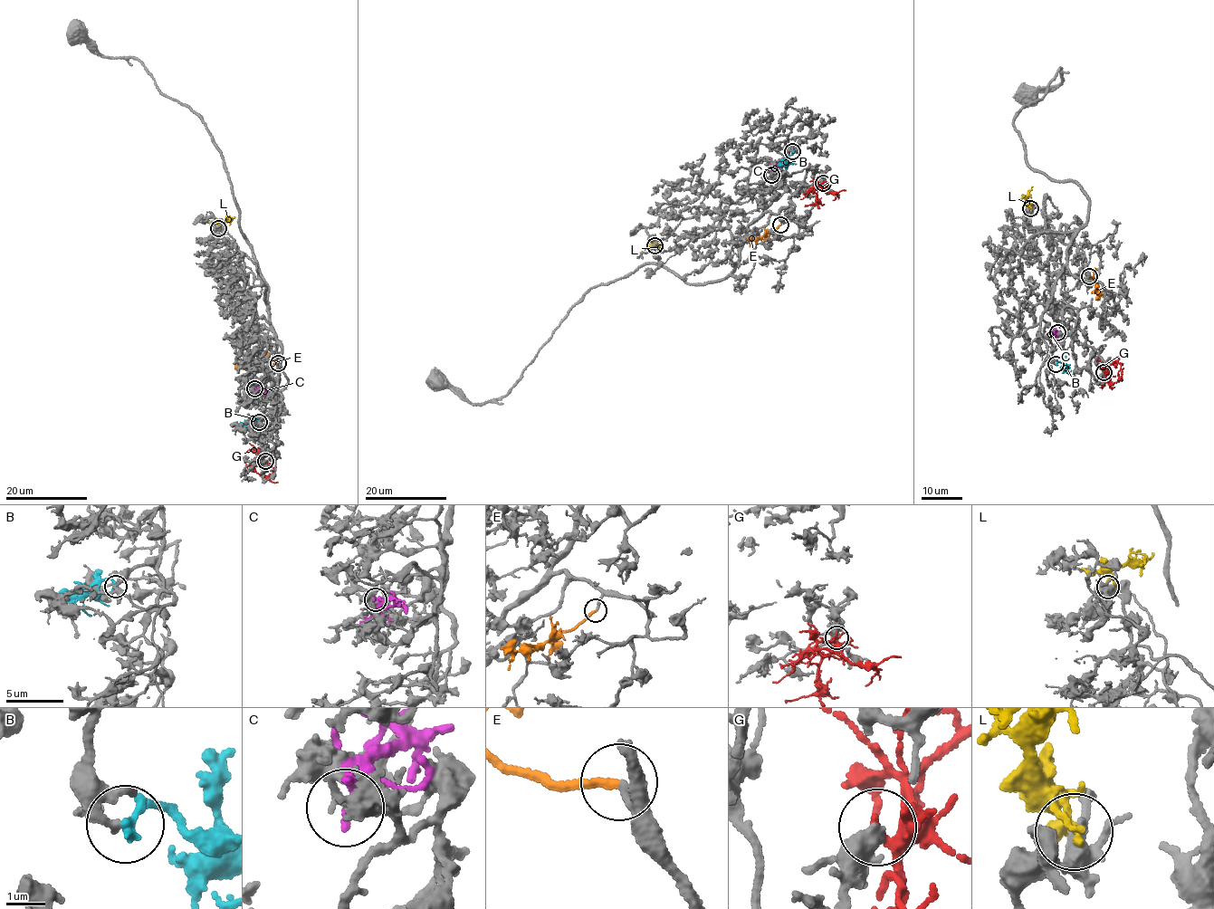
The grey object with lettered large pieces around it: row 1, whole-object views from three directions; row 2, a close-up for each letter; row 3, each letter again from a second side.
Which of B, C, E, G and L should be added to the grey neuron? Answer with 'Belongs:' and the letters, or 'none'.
Belongs: B, E

